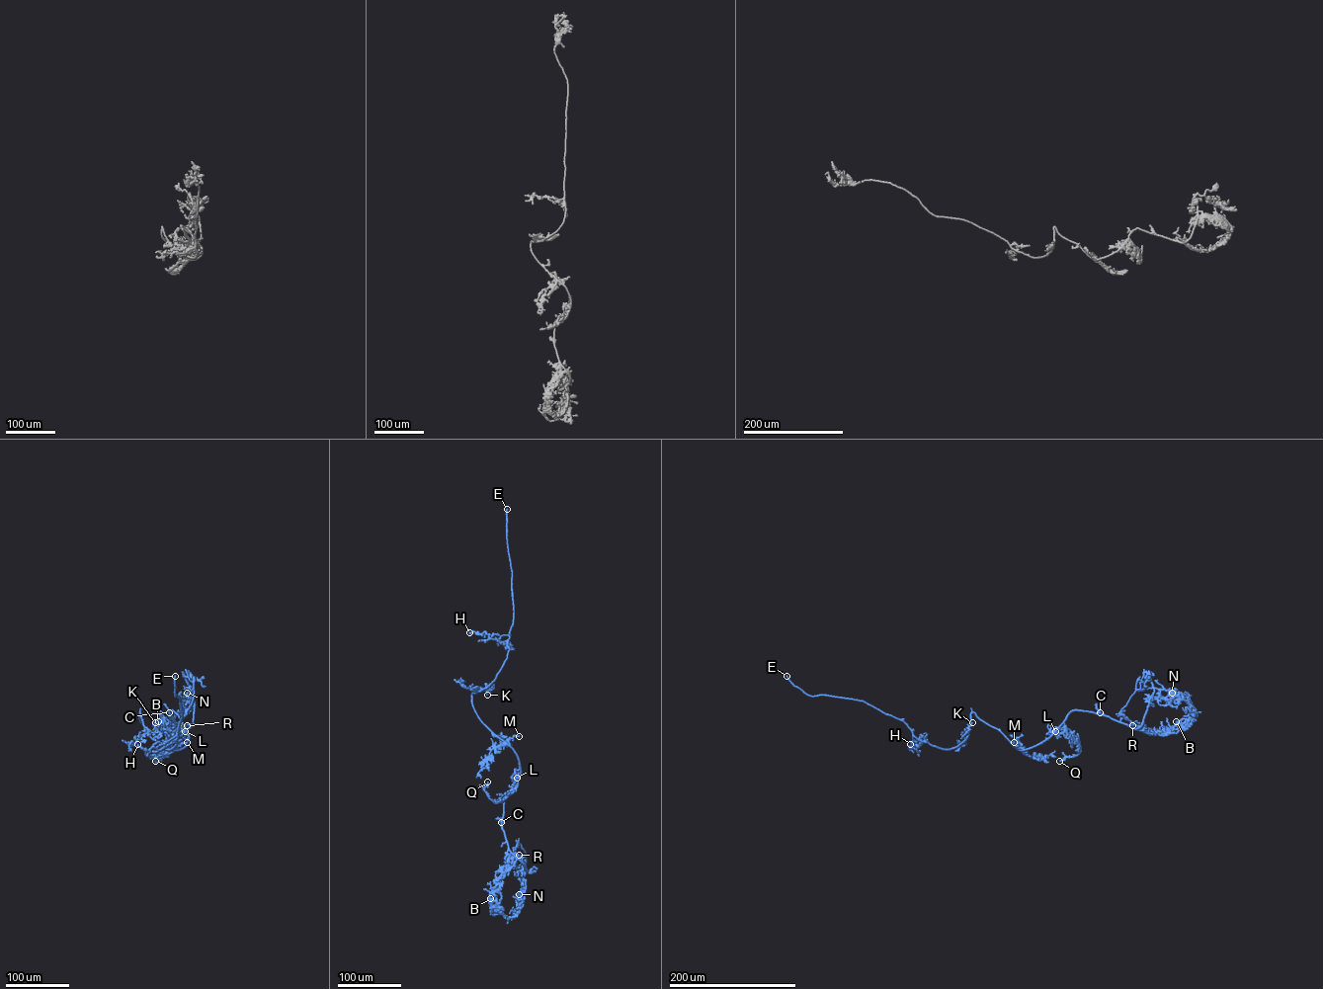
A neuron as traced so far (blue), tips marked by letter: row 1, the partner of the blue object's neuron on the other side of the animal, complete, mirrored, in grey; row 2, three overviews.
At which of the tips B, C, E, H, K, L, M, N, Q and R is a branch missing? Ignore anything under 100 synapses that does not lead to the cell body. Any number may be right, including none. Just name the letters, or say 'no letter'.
E

